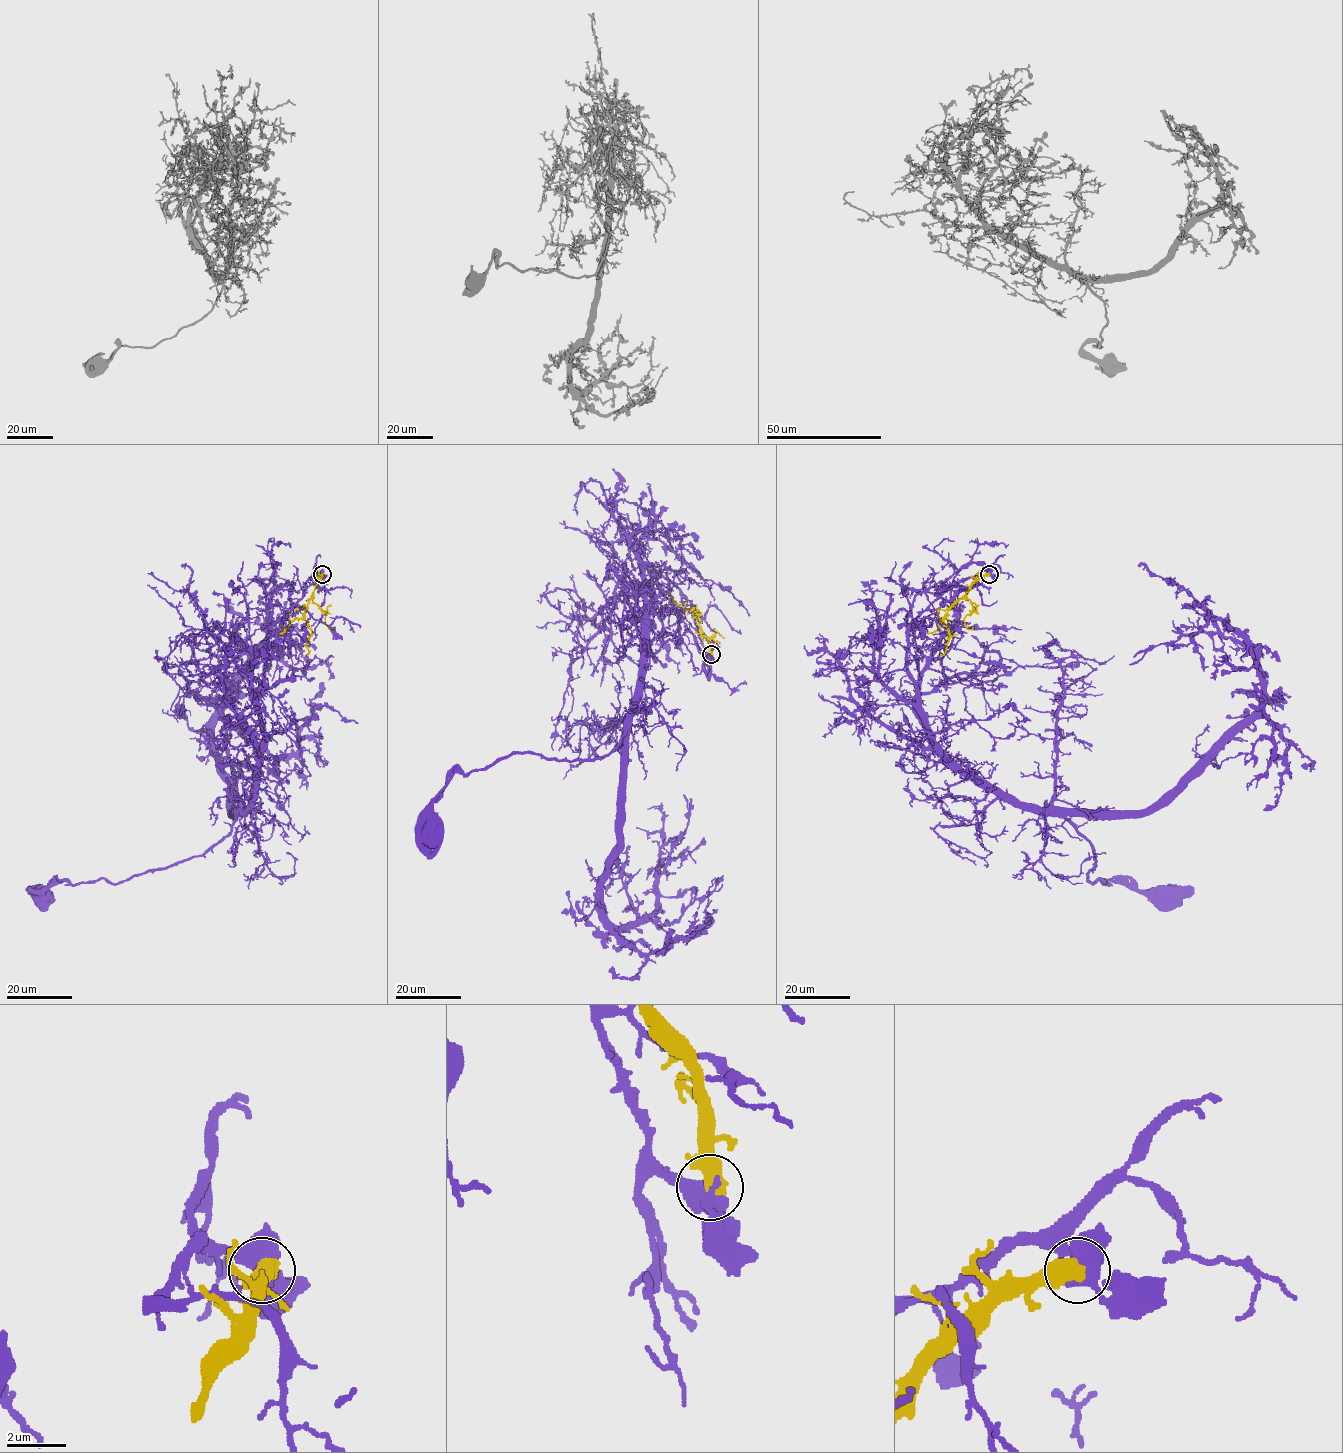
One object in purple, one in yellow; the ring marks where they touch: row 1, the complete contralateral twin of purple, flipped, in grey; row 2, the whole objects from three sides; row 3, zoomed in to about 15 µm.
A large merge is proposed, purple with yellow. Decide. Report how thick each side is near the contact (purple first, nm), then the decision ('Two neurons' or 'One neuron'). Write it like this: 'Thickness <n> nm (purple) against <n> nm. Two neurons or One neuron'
Thickness 550 nm (purple) against 650 nm. Two neurons

